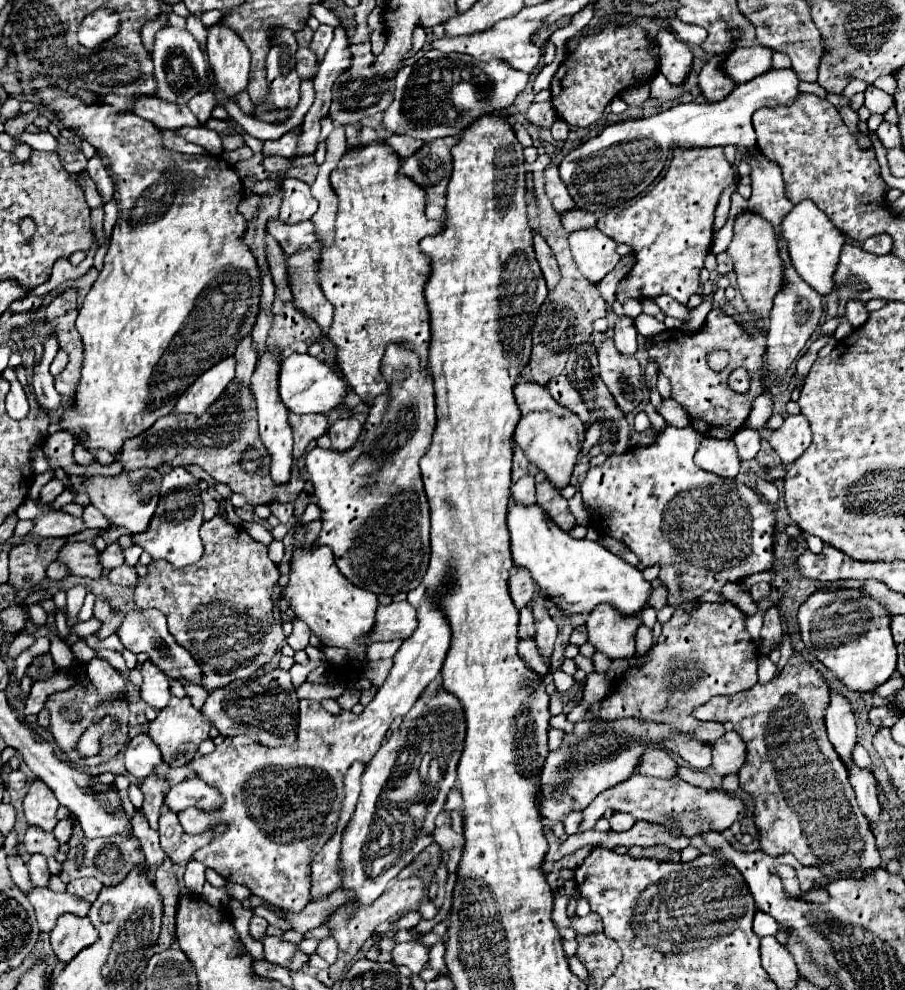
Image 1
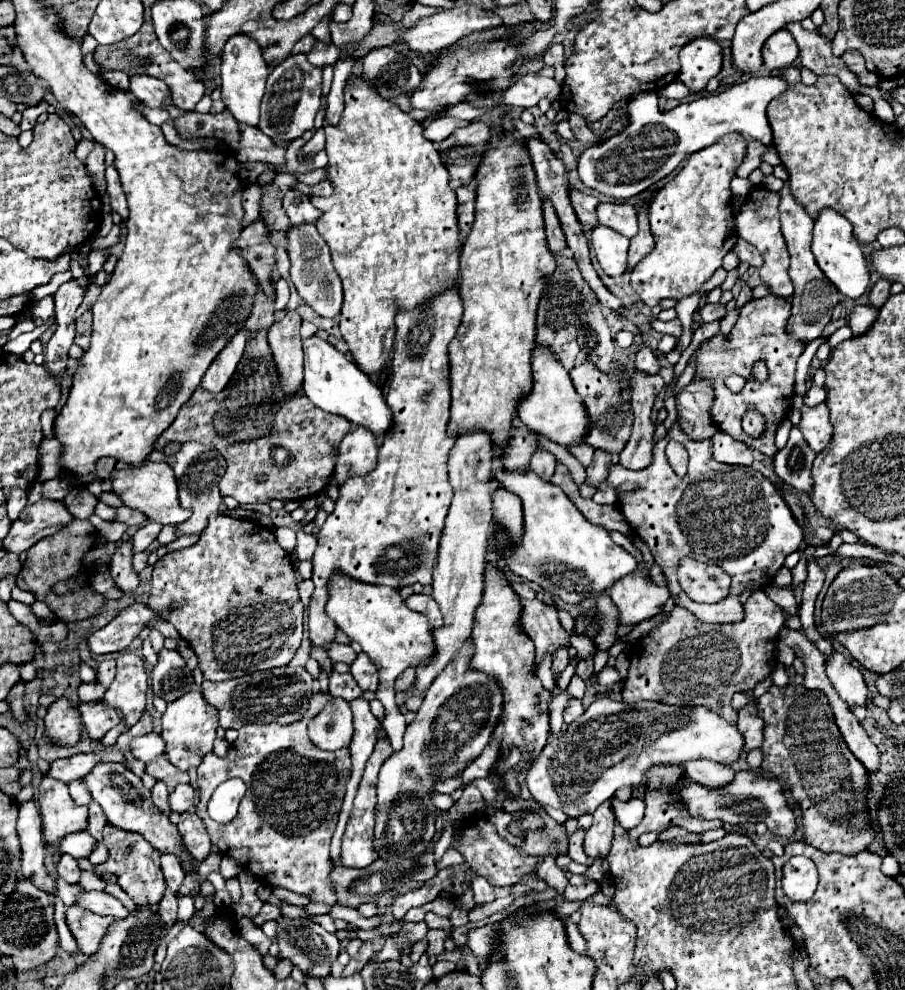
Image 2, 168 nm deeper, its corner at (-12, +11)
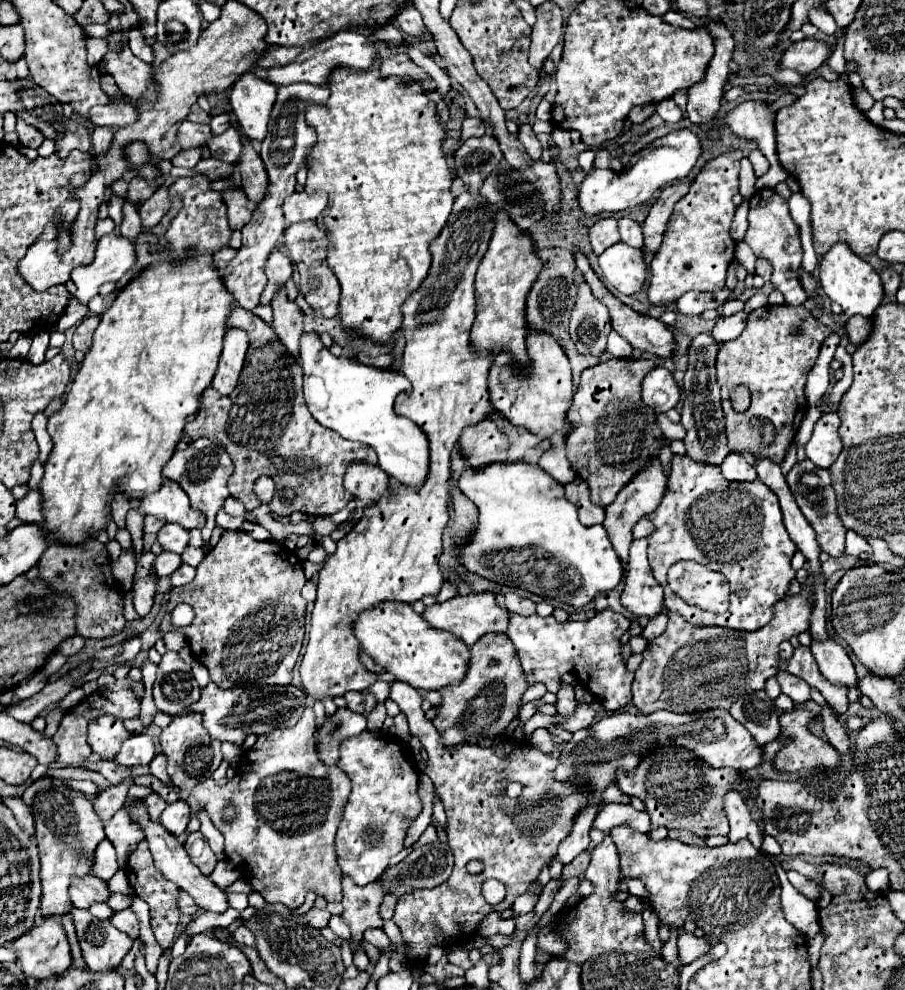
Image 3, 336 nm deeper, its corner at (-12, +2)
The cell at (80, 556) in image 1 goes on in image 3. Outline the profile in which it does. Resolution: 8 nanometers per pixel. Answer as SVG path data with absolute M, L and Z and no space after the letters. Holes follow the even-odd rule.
M143 552L137 558L135 564L135 576L133 576L133 604L135 612L139 616L145 616L151 606L153 606L153 596L155 596L155 578L149 576L149 568L153 568L155 554L153 552Z

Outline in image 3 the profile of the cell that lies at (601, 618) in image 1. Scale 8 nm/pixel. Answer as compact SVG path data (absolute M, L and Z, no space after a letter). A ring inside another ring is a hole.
M633 540L627 560L625 588L621 592L621 604L635 616L653 618L663 610L663 586L655 582L649 560L647 540Z

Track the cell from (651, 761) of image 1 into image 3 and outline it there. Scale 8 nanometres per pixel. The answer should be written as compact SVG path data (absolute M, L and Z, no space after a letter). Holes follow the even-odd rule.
M729 790L725 794L725 814L727 814L729 826L731 826L729 842L739 842L739 840L747 838L753 842L755 848L761 848L763 834L761 834L757 822L751 818L743 796L739 796L735 790Z

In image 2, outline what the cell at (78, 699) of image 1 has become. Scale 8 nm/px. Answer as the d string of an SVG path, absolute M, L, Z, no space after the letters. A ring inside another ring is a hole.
M79 703L79 713L91 739L101 739L121 721L117 711L105 703Z

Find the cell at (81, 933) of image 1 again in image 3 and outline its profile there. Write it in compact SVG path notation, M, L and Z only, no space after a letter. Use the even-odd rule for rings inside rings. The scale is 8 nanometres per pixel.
M73 908L71 916L87 968L93 972L103 972L119 966L133 940L127 938L127 934L115 930L111 922L91 916L89 910Z

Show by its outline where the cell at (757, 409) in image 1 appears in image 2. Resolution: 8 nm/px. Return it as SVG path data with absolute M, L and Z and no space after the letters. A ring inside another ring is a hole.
M793 427L787 447L775 455L777 477L787 485L811 495L811 489L813 489L811 467L813 467L815 455L817 453L807 445L801 431Z

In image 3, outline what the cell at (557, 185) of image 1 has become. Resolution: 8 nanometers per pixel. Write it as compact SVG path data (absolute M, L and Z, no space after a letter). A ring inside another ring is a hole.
M601 218L593 226L589 226L589 242L595 254L601 254L611 244L619 242L619 230L615 218Z

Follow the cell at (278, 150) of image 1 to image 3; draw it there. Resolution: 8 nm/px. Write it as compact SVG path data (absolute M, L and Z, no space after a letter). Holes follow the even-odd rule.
M229 126L223 134L211 138L207 148L213 158L223 160L223 162L235 162L243 150L243 140L241 140L239 130L235 126Z

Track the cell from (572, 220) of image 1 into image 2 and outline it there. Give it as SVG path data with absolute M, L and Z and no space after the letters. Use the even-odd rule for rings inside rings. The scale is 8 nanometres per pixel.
M601 203L597 209L599 223L605 227L615 229L617 233L625 237L635 237L639 227L637 227L637 209L627 203Z

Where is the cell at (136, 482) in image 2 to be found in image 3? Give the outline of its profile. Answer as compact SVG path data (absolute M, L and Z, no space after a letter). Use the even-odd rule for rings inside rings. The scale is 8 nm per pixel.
M163 480L163 486L157 492L141 498L137 510L141 514L151 514L155 518L175 522L183 528L203 526L203 514L191 508L189 498L183 492L183 488L171 480Z

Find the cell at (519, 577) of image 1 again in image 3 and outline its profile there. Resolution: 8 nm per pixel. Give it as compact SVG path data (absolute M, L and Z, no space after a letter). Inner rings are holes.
M507 592L505 594L505 604L507 604L507 610L509 612L521 614L521 616L535 614L535 602L529 600L529 598L523 598L523 596L515 594L515 592Z

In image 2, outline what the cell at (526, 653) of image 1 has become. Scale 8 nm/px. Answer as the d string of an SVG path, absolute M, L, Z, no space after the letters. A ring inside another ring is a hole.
M545 657L545 659L541 661L541 665L537 667L535 675L539 677L539 681L543 683L545 689L549 689L549 691L555 689L555 677L553 677L553 671L551 671L551 657Z

